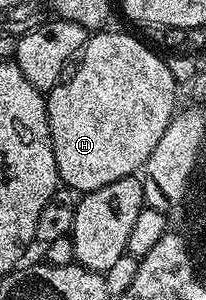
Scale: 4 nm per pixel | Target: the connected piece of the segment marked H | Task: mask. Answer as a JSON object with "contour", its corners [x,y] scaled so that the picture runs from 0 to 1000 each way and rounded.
{"contour":[[[519,107],[427,120],[379,193],[383,233],[223,313],[286,597],[383,650],[670,580],[859,373],[825,223],[665,127]]]}

